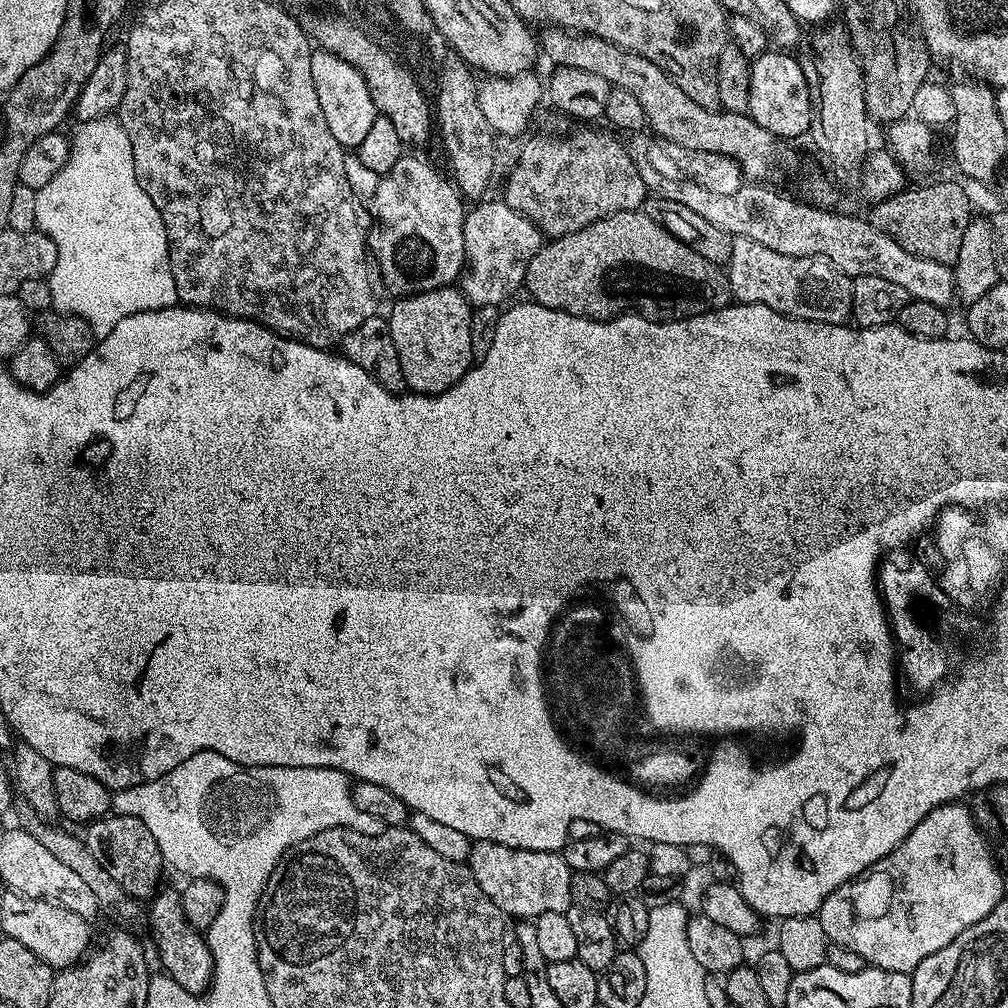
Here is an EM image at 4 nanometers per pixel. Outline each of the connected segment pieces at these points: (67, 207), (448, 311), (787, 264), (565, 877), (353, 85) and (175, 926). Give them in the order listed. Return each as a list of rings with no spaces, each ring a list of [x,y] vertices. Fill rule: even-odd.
[[[112,114],[75,126],[76,133],[70,136],[68,160],[46,186],[38,189],[34,214],[37,229],[47,234],[58,250],[54,270],[46,277],[52,308],[88,321],[93,332],[103,334],[118,326],[122,318],[130,318],[130,314],[173,307],[177,303],[176,287],[168,257],[166,226],[158,206],[154,206],[150,194],[138,182],[126,130]]]
[[[456,286],[419,292],[416,296],[405,296],[395,302],[397,304],[393,306],[392,313],[387,313],[386,319],[390,326],[390,338],[394,338],[394,350],[398,350],[398,362],[402,362],[405,385],[421,396],[436,396],[440,392],[450,390],[474,363],[470,346],[473,305],[469,304],[463,291]]]
[[[738,236],[733,242],[726,275],[733,297],[741,304],[770,306],[770,310],[794,320],[813,320],[823,324],[848,324],[852,320],[853,277],[824,256],[778,254],[778,250],[762,246],[762,242]]]
[[[478,840],[473,843],[466,863],[478,886],[482,886],[482,894],[486,894],[486,898],[490,898],[505,917],[535,918],[547,912],[567,913],[573,907],[570,898],[573,871],[560,852],[511,848],[498,842]]]
[[[316,50],[310,58],[310,78],[314,78],[314,90],[318,90],[318,102],[322,102],[322,114],[326,114],[330,134],[338,138],[341,148],[355,150],[366,138],[370,126],[374,126],[378,115],[370,90],[366,90],[364,76],[354,70],[350,62],[338,58],[338,54]]]
[[[161,887],[151,897],[146,908],[146,924],[152,927],[152,936],[156,939],[156,948],[160,951],[160,964],[166,975],[182,990],[193,994],[203,994],[208,991],[212,983],[214,958],[208,949],[207,939],[187,921],[183,913],[180,892],[175,888]],[[149,906],[149,908],[148,908]]]

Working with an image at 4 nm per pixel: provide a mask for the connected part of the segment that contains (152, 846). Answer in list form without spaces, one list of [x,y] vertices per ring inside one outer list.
[[[109,814],[100,820],[93,820],[85,832],[88,833],[83,833],[82,839],[88,845],[90,854],[94,854],[102,870],[106,870],[106,874],[122,886],[126,895],[144,902],[157,891],[161,883],[160,868],[165,867],[164,859],[158,850],[158,842],[154,842],[150,830],[146,830],[138,818]]]

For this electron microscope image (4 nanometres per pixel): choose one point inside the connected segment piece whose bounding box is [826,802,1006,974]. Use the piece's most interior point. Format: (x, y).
(942, 878)

